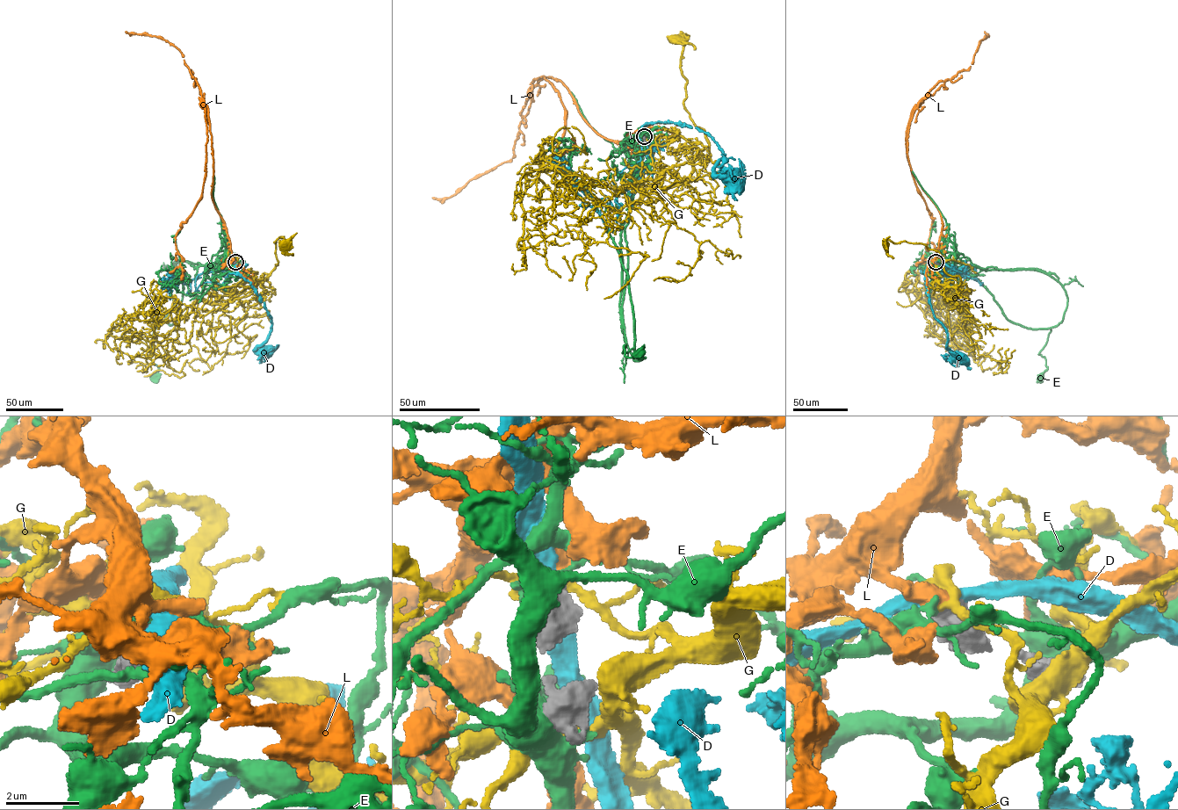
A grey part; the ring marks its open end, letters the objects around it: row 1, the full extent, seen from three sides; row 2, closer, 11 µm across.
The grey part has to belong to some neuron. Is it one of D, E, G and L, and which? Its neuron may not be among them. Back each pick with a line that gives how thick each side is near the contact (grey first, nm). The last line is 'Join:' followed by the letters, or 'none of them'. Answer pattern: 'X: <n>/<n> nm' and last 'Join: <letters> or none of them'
L: 650/340 nm
Join: L

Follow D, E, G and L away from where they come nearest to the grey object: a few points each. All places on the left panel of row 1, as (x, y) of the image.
D: (234, 262), (236, 271), (250, 282), (271, 318), (269, 337), (256, 350), (263, 351)
E: (234, 262), (175, 265), (173, 307), (152, 340), (155, 378)
G: (235, 262), (249, 276), (266, 278), (278, 265), (275, 241), (291, 237), (284, 244)
L: (235, 262), (211, 193), (213, 148), (205, 104), (207, 141), (202, 196), (182, 222), (175, 240), (183, 278)

